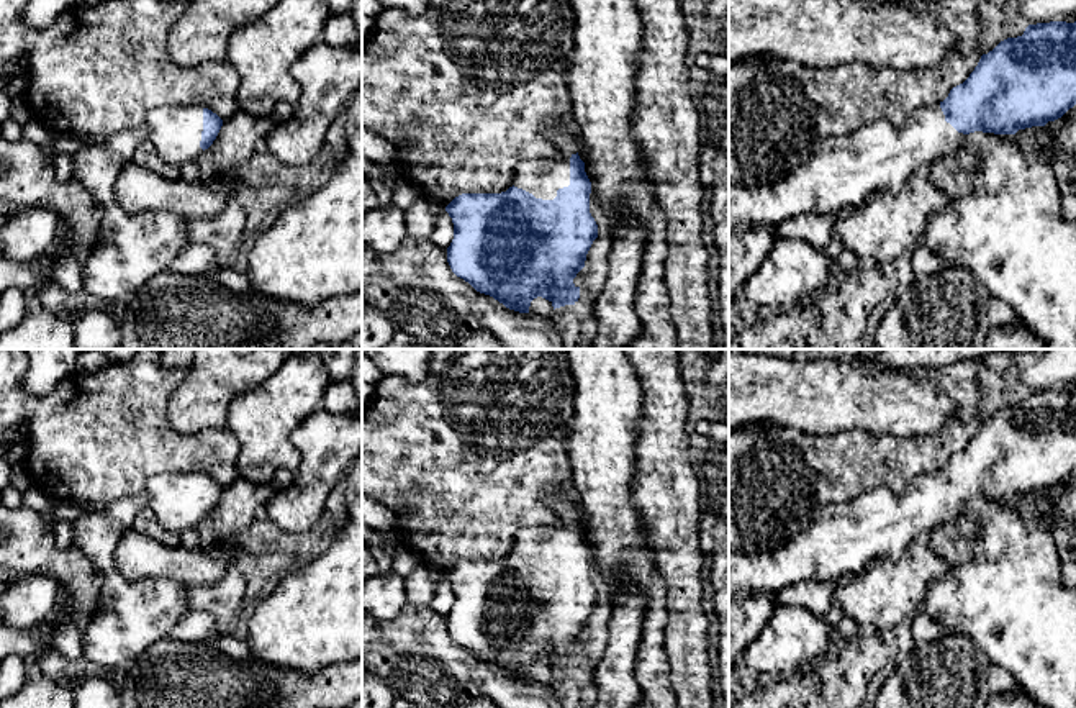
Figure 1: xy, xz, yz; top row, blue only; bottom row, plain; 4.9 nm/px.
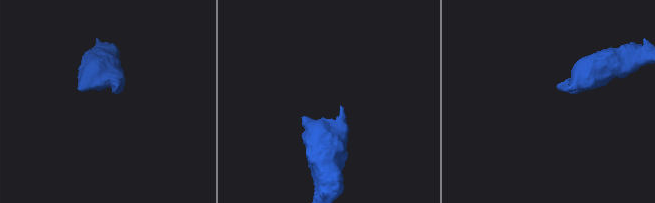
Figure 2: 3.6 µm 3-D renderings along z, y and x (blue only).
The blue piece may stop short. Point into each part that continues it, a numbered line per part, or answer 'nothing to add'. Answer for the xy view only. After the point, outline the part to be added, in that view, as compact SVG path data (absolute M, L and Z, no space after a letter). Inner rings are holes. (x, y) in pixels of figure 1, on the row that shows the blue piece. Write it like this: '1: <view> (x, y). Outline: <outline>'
1: xy (176, 130). Outline: M167 105L147 113L149 143L162 161L172 166L197 162L203 131L203 108L198 105Z

